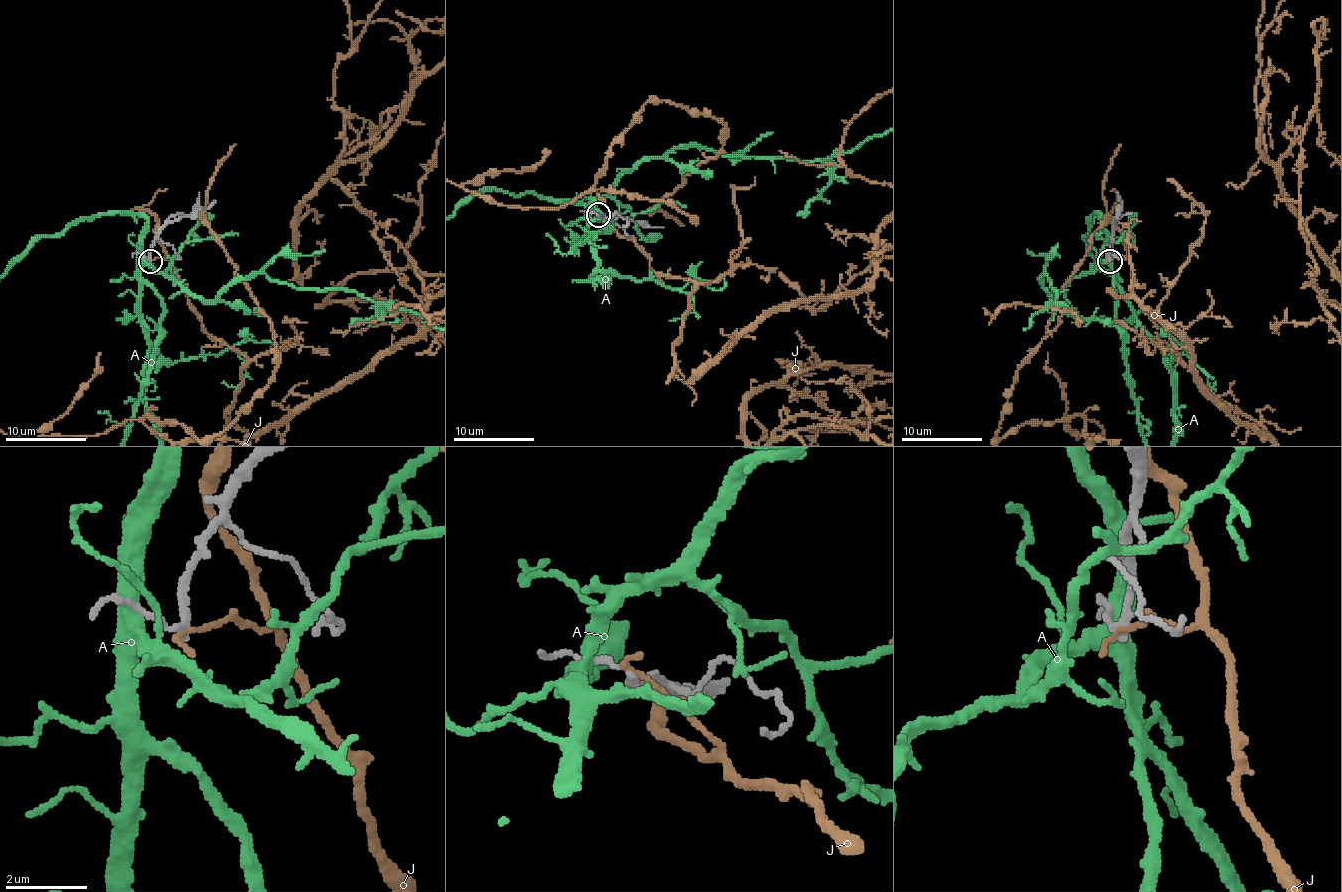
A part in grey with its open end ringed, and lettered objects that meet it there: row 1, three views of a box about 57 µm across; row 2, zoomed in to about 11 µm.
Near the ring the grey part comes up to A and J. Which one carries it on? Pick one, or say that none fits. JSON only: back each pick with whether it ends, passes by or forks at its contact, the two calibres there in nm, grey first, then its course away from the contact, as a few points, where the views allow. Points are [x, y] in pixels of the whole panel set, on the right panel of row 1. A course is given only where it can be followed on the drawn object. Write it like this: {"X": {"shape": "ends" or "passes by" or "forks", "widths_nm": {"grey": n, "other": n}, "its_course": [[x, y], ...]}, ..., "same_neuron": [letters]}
{"same_neuron": []}

